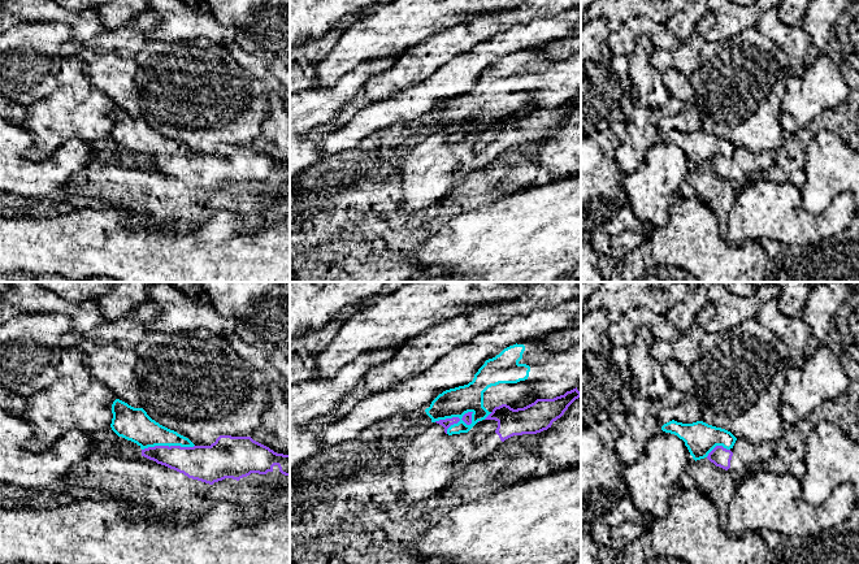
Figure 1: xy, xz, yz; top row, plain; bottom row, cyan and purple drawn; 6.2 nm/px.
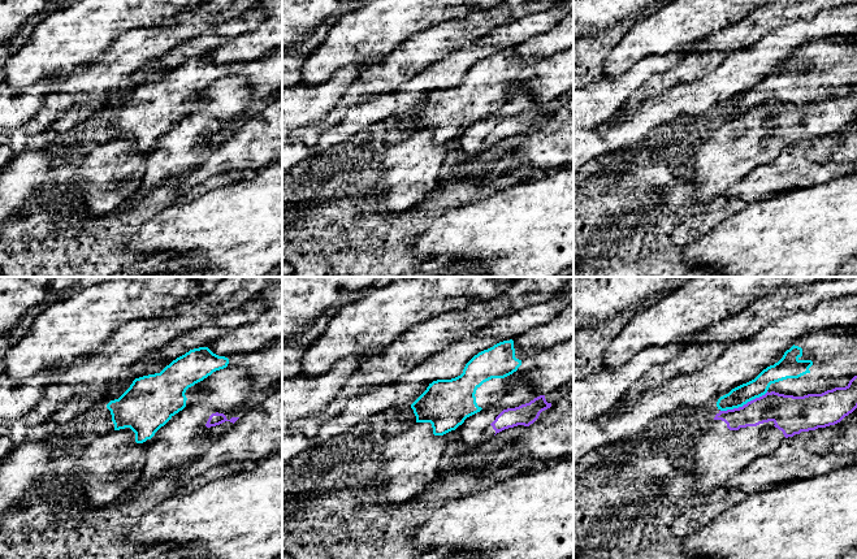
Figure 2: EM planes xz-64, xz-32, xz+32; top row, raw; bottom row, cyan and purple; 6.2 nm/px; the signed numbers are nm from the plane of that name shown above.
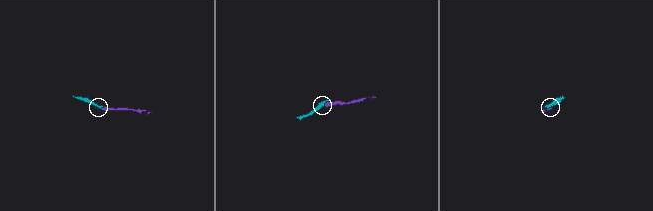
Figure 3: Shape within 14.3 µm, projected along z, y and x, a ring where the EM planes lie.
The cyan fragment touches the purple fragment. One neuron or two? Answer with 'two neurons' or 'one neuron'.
two neurons

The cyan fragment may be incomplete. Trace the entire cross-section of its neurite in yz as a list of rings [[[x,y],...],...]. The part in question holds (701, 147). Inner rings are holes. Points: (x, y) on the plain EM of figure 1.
[[[672,129],[664,133],[661,139],[682,148],[695,170],[707,166],[716,155],[730,159],[737,149],[730,140],[703,130],[682,133]]]

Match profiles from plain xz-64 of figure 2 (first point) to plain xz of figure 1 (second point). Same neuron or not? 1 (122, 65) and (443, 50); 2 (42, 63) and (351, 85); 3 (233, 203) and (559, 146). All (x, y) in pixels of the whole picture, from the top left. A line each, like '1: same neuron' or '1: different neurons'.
1: same neuron
2: different neurons
3: different neurons

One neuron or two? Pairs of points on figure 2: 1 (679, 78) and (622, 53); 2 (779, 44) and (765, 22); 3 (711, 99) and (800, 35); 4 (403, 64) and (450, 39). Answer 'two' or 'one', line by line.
1: two
2: two
3: one
4: one

